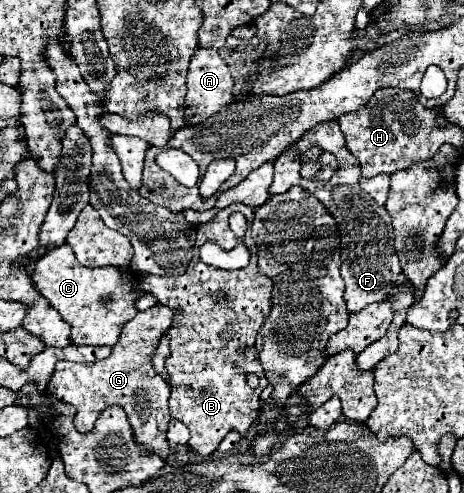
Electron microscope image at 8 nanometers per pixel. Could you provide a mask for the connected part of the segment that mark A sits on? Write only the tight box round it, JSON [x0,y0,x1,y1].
[186,48,234,124]

